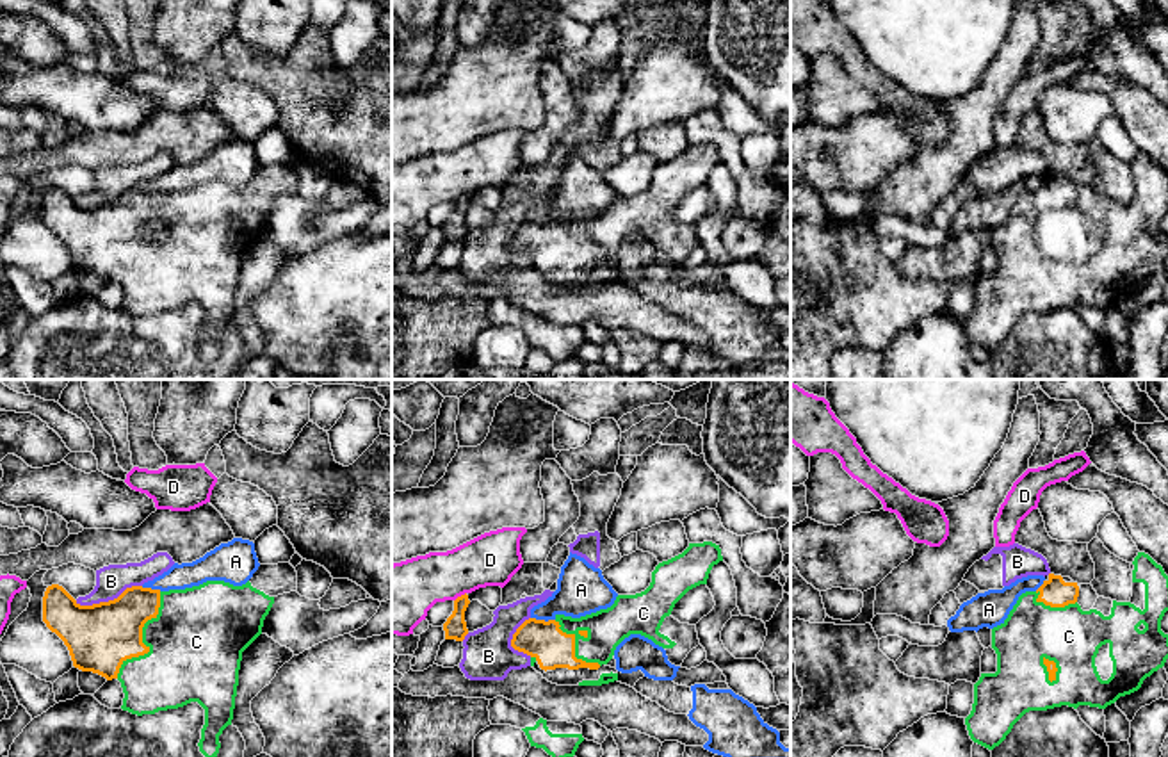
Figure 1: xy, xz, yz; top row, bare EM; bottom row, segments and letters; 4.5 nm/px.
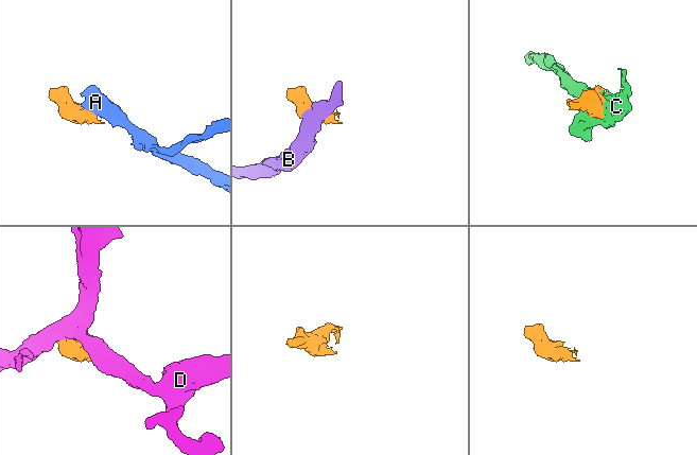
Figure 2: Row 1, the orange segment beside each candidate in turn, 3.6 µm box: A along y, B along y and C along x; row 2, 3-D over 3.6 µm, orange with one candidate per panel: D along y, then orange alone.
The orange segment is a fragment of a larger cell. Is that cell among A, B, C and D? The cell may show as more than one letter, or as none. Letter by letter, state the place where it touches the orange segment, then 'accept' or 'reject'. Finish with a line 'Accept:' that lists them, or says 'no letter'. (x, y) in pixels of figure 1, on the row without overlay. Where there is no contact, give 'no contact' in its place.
A: xz (543, 221) | reject
B: xy (109, 202) | reject
C: xy (141, 241) | accept
D: xz (462, 196) | reject
Accept: C

